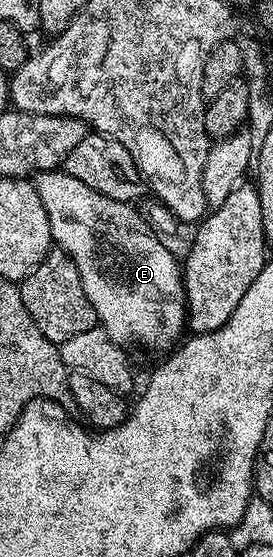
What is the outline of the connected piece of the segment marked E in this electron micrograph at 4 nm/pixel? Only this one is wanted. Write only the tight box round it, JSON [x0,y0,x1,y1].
[33,170,187,353]

